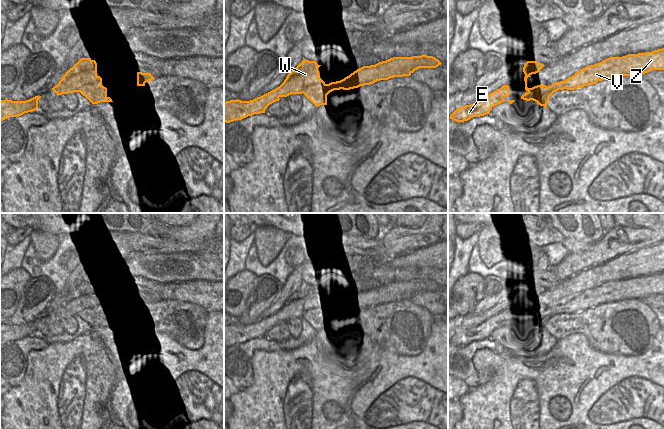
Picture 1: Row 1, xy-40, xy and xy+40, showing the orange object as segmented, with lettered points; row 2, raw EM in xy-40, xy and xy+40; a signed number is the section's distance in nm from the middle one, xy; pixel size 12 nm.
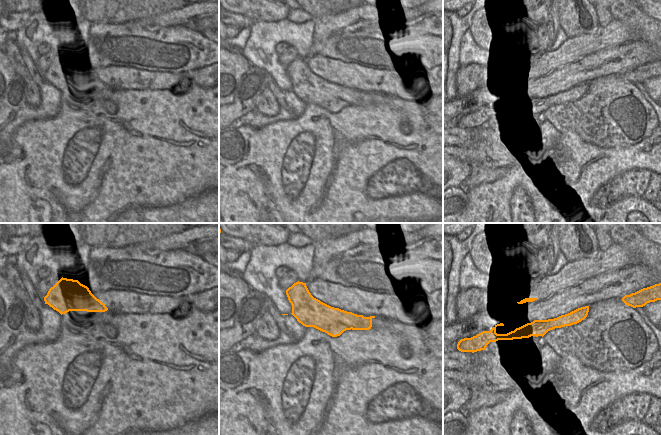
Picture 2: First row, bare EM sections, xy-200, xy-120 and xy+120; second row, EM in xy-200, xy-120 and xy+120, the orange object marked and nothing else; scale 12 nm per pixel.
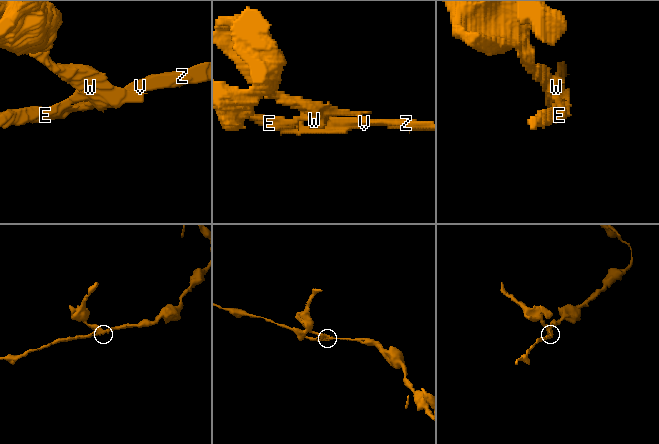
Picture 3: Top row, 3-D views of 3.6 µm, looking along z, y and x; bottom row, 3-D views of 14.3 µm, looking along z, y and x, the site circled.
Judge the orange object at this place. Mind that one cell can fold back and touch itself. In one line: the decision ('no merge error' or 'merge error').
merge error

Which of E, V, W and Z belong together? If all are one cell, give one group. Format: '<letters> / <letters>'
E V Z / W

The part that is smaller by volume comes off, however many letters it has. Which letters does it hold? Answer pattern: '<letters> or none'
W

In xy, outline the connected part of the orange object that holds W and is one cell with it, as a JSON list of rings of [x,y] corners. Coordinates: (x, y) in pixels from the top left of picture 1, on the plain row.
[[[303,284],[274,315],[278,321],[287,321],[291,318],[302,318],[308,309],[325,310],[325,306],[319,301],[320,290],[315,285]]]

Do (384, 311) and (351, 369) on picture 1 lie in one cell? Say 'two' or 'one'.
two

